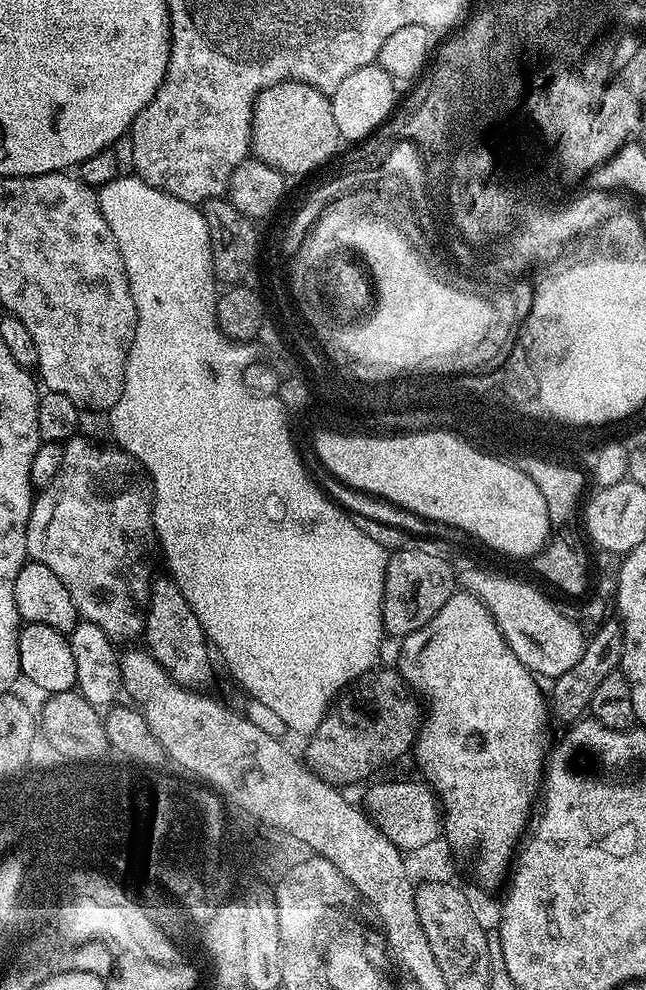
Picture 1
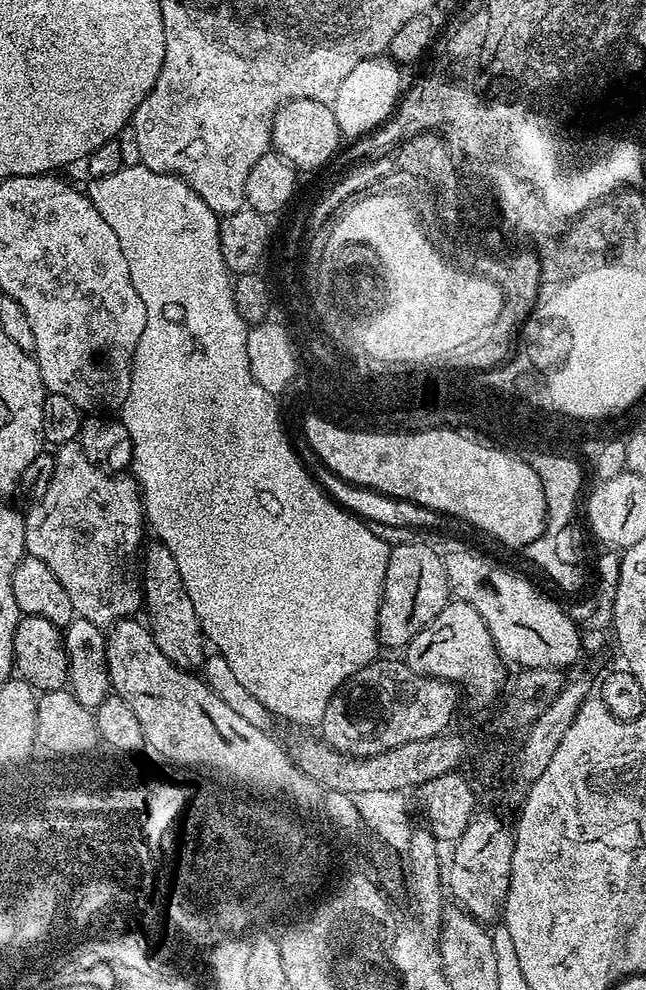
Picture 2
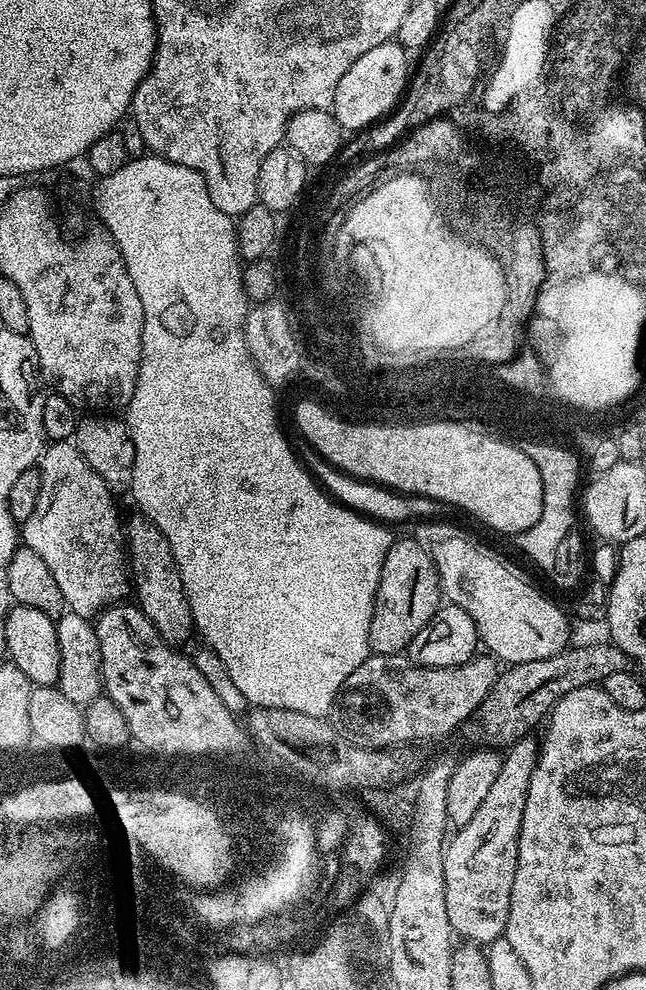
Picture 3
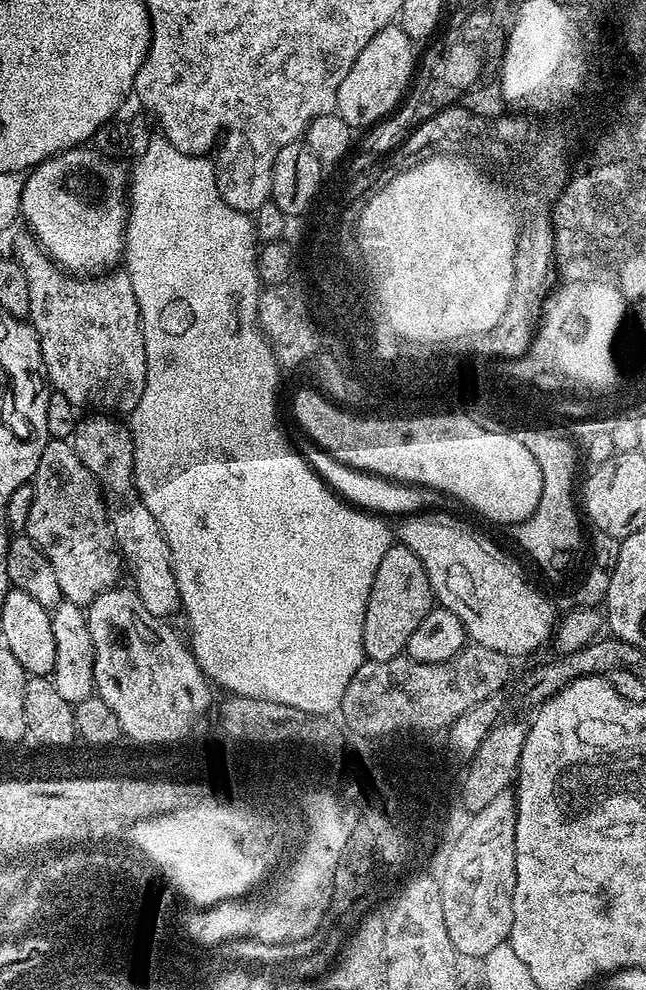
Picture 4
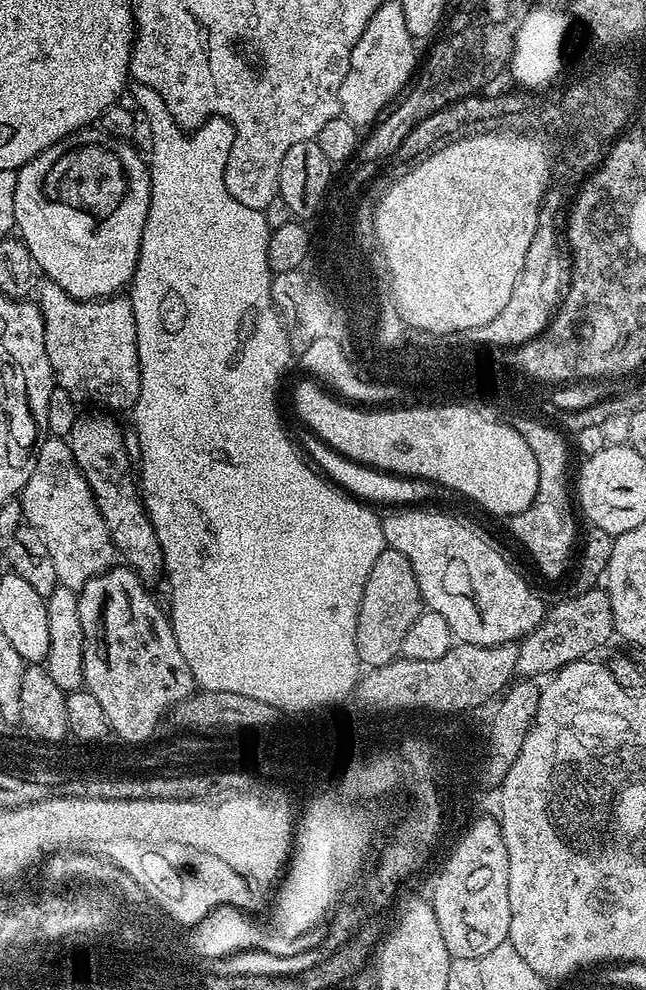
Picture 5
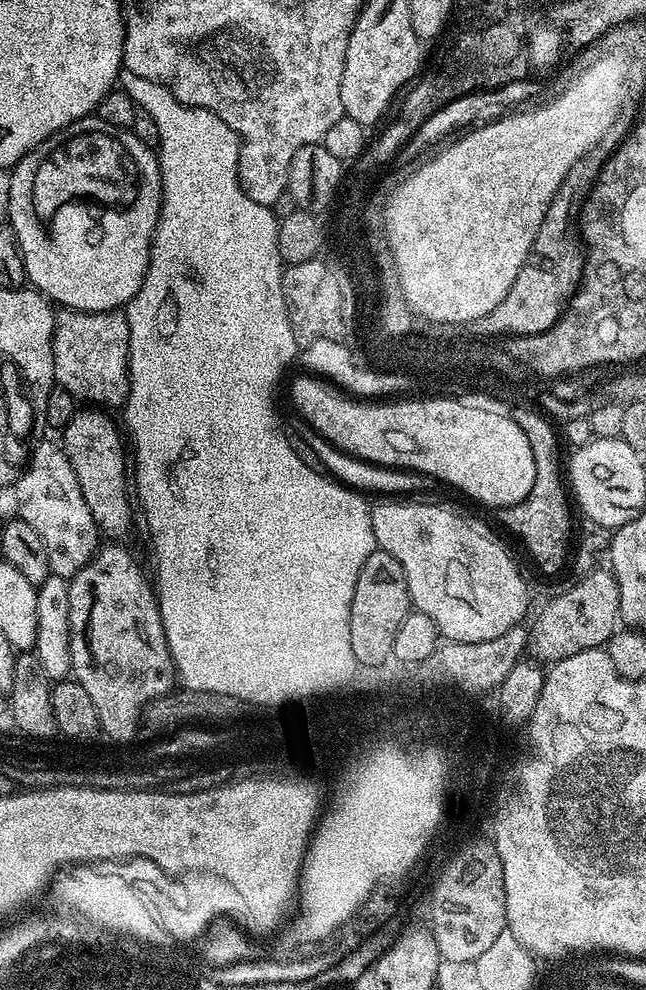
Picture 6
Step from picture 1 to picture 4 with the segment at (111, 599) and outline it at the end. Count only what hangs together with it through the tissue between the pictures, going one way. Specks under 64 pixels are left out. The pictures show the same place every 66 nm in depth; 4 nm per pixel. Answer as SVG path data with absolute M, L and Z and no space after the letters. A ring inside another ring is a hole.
M49 439L46 450L42 450L42 458L38 458L38 470L31 486L32 505L26 535L38 545L42 554L46 554L46 558L50 558L50 566L54 566L54 575L58 578L58 587L62 589L64 599L87 606L91 600L98 598L98 594L117 587L121 583L122 561L110 530L104 499L100 496L100 487L95 478L90 470L86 470L86 466L82 466L68 440Z

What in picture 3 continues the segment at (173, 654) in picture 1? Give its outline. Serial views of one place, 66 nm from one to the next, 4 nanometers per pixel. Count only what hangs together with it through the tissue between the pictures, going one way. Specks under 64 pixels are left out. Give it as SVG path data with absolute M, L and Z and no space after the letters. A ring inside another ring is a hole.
M135 515L126 520L126 555L134 577L135 603L169 646L184 646L180 644L194 636L194 625L190 602L182 586L182 574L178 574L176 559L170 550L170 542L166 542L166 534L162 534L162 530L158 530L158 526L154 526L147 516Z

